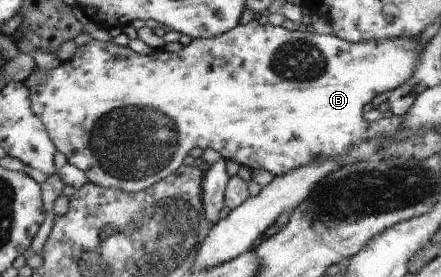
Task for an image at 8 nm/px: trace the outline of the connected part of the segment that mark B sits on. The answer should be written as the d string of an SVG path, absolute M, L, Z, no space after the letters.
M256 17L248 24L238 24L236 27L234 27L234 29L231 29L222 35L218 35L218 37L193 39L189 45L184 46L183 49L178 51L178 53L172 53L171 51L165 49L154 49L150 55L140 55L139 53L132 51L129 47L120 47L120 45L116 45L116 43L112 43L112 41L88 41L86 45L79 45L78 49L74 51L74 55L72 55L70 59L62 61L61 64L56 67L56 69L50 69L50 71L36 71L34 69L29 78L24 80L24 83L26 87L28 87L28 91L30 91L30 109L32 109L34 115L36 115L36 117L38 117L38 119L44 123L44 127L46 127L46 131L48 131L48 135L50 135L52 143L54 143L56 149L60 151L64 157L66 157L67 163L71 163L73 166L81 169L84 172L84 175L86 175L88 178L88 182L93 183L94 185L99 185L100 187L105 187L106 189L121 189L126 193L138 193L147 187L152 187L152 185L155 183L166 179L168 175L174 173L174 171L176 171L182 165L182 161L184 161L185 156L187 156L188 153L194 149L194 147L200 147L200 149L203 150L210 147L210 149L214 149L216 153L220 153L221 157L226 161L234 161L235 163L238 163L238 165L249 167L252 170L264 169L264 171L272 173L274 177L280 177L280 175L284 175L284 173L288 173L288 171L292 171L292 169L296 169L296 167L302 167L302 165L310 165L310 163L318 163L318 161L326 161L326 159L336 159L336 157L346 157L350 149L354 149L358 143L362 143L362 141L366 141L366 139L372 139L374 137L376 137L376 139L390 139L390 137L398 137L398 135L400 135L400 131L402 131L404 116L398 117L394 115L387 115L385 118L375 122L367 122L363 117L364 105L366 105L366 103L370 103L376 95L392 91L399 85L402 85L402 83L406 83L406 81L412 77L412 73L416 71L416 67L418 67L418 63L420 63L422 51L424 51L424 46L421 47L418 44L419 39L420 37L412 37L412 39L408 39L408 37L398 37L398 39L386 39L386 41L362 41L360 43L348 43L348 41L340 39L340 37L337 35L318 34L311 28L301 28L299 30L292 31L286 30L282 26L271 25L268 21L266 21L266 24L260 24Z

